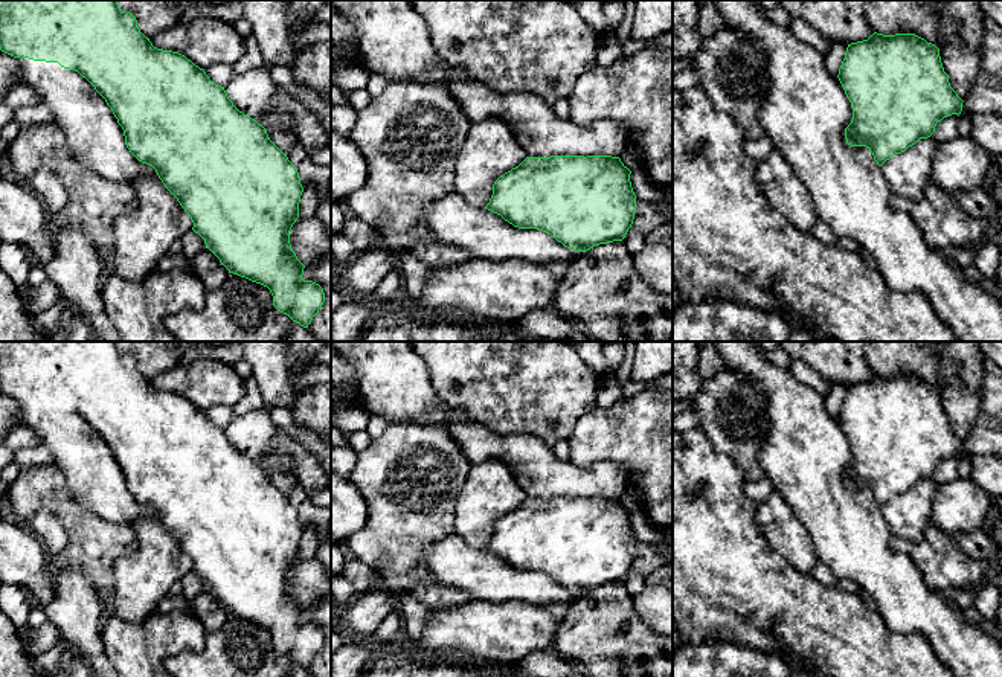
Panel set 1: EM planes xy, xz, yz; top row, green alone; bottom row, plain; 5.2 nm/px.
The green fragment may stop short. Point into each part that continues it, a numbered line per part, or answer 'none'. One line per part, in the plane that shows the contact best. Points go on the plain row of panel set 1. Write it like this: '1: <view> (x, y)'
1: xy (96, 482)

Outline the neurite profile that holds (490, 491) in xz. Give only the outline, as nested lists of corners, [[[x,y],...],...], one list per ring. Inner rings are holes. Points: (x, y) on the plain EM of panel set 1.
[[[497,459],[471,465],[454,502],[454,534],[476,549],[485,549],[494,523],[528,499],[509,467]]]

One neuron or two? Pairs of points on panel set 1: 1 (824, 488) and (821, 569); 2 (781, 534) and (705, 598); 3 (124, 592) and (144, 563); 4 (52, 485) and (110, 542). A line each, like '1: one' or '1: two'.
1: two
2: two
3: one
4: one

